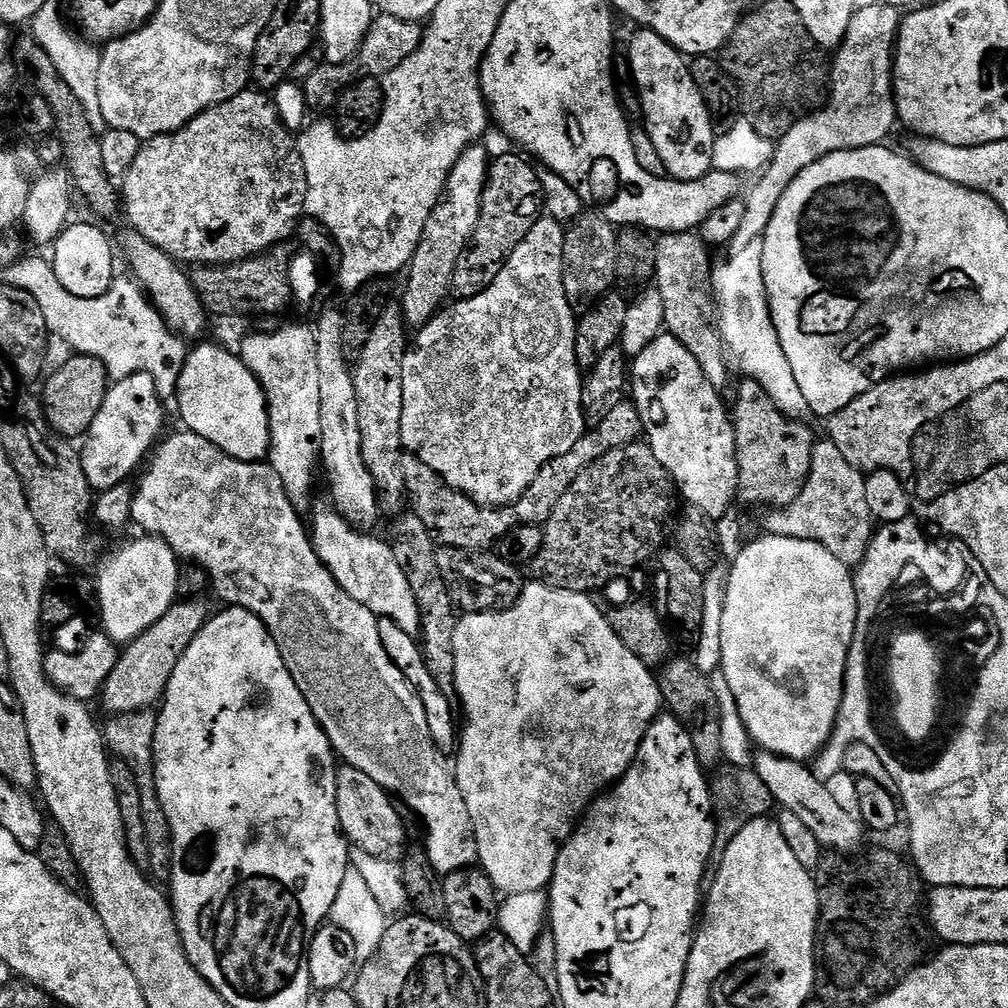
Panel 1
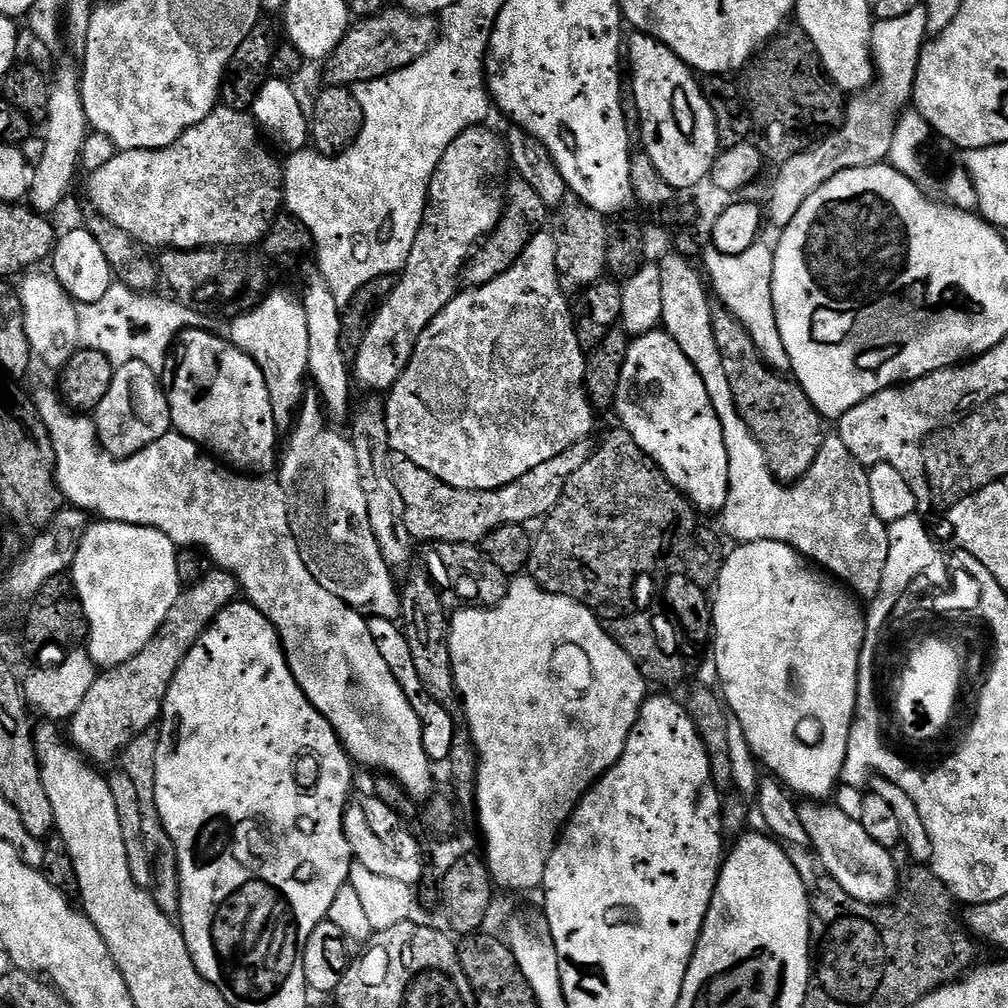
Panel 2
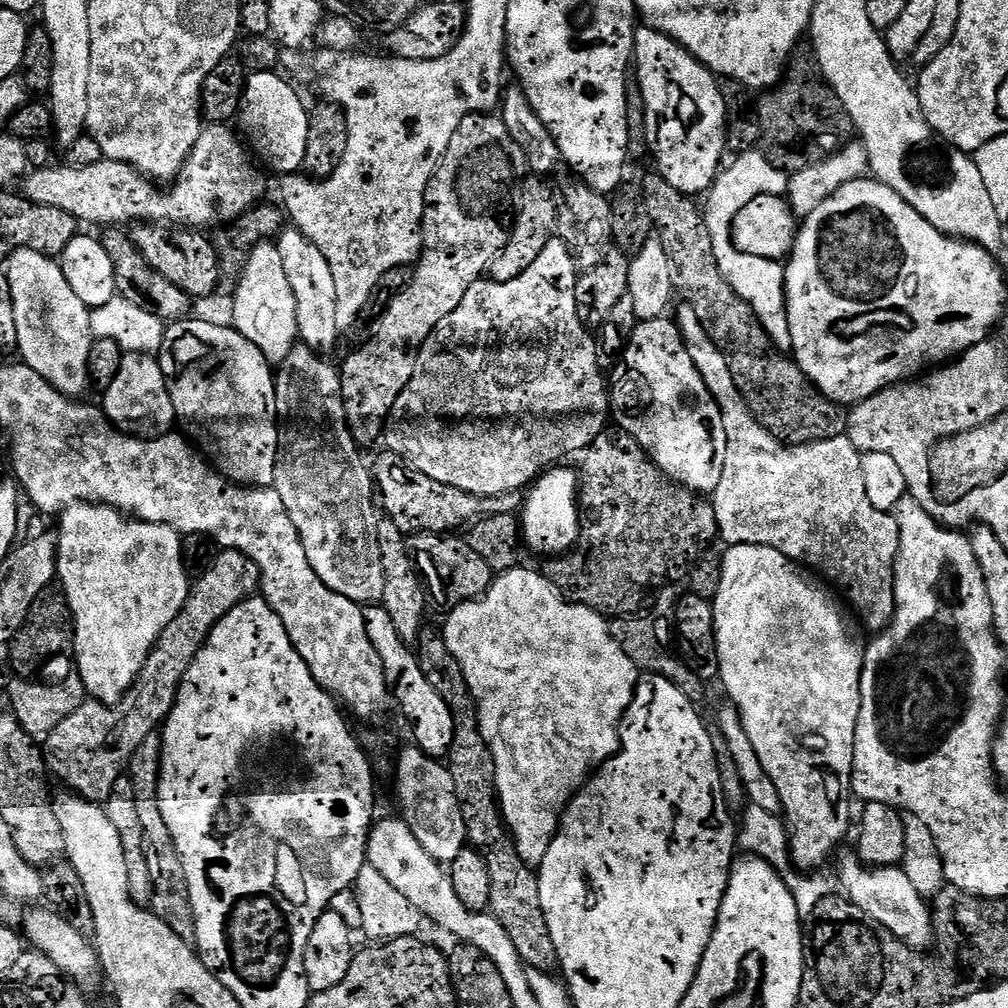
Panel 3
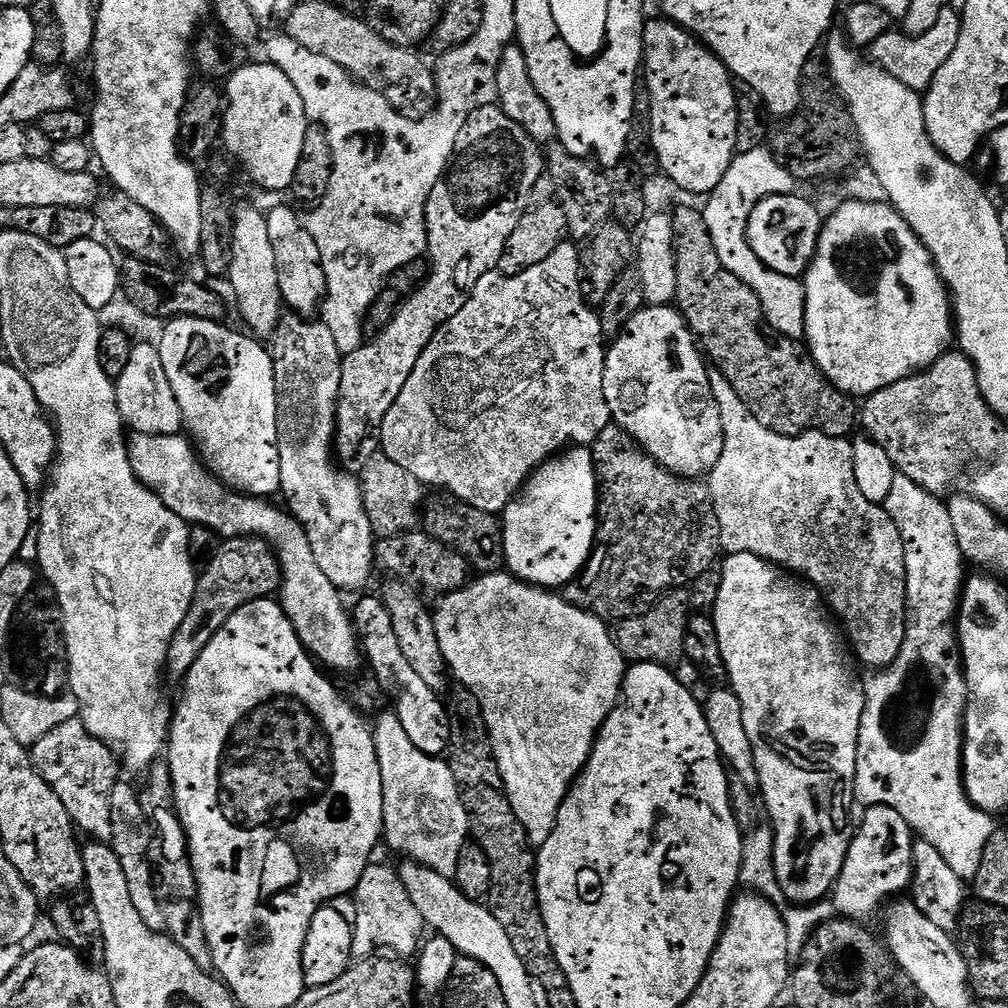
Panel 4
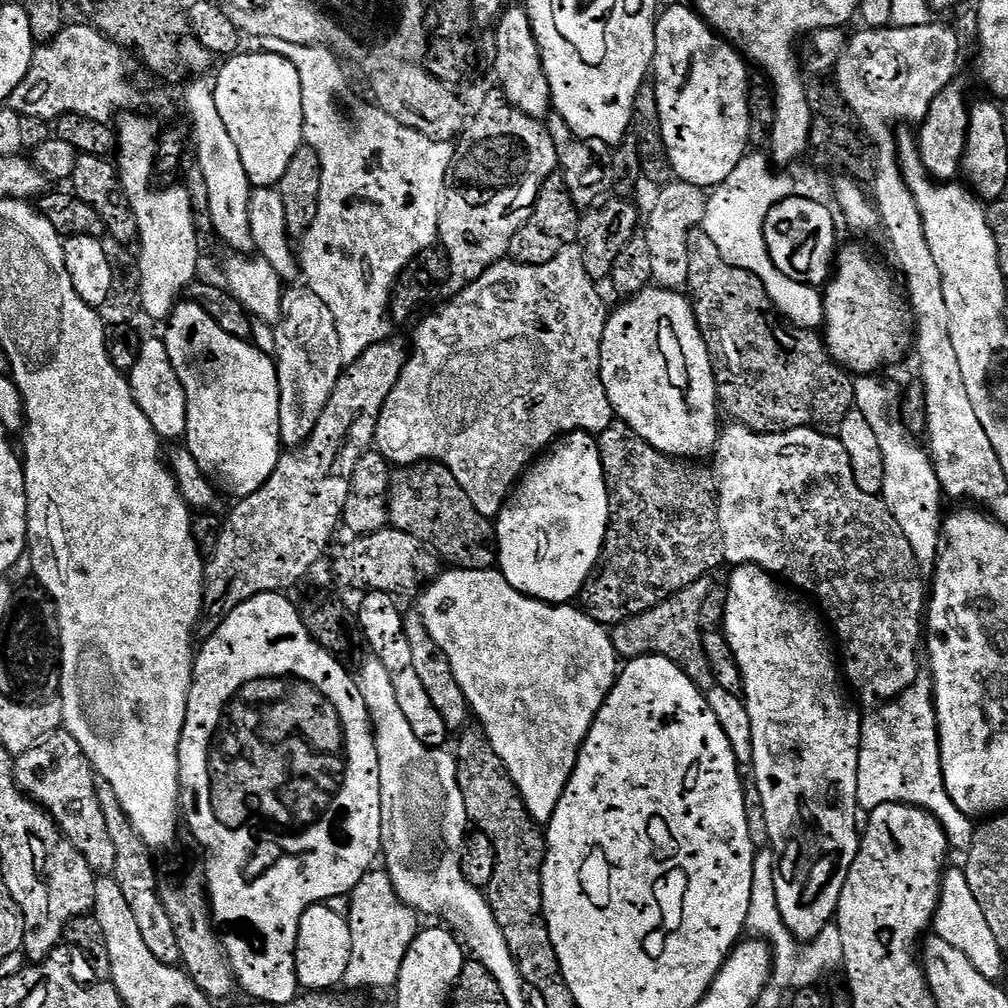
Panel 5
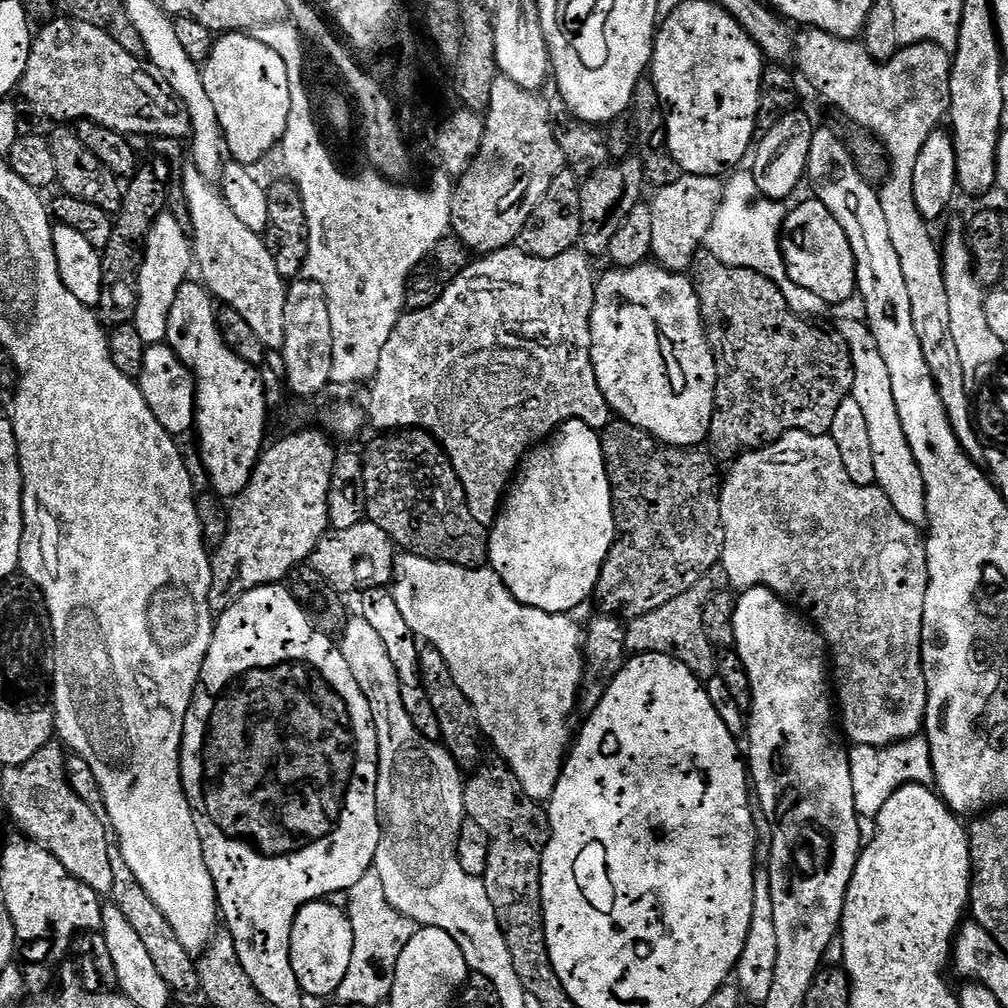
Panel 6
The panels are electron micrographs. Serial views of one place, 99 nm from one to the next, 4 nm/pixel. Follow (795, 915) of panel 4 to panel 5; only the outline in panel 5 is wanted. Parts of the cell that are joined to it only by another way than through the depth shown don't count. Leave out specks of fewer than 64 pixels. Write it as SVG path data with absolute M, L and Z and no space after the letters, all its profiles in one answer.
M771 847L757 851L754 858L754 882L750 886L750 910L748 911L749 933L767 942L772 950L772 972L767 986L763 989L772 992L772 996L783 999L788 993L798 992L804 987L813 987L824 974L837 970L843 965L844 951L842 950L842 934L833 922L827 924L804 950L801 943L793 936L786 926L782 914L778 910L778 898L774 894L774 870L776 869L776 855Z

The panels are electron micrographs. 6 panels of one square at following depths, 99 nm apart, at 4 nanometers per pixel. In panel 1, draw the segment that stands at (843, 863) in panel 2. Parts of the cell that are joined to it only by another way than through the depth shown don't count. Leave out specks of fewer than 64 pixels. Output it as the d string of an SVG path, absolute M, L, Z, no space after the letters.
M761 751L755 757L754 771L757 778L764 783L764 788L770 790L773 801L781 809L796 814L799 821L814 834L821 849L833 848L844 856L859 850L860 843L866 837L864 825L860 821L854 821L838 807L825 785L818 782L809 767L792 760L784 760L772 752Z

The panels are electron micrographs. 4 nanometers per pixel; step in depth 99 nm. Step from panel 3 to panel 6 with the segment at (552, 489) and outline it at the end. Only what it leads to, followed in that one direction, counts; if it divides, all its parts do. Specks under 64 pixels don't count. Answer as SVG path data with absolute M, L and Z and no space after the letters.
M580 419L568 420L556 429L554 435L547 442L533 447L525 455L507 493L506 499L501 503L501 509L497 513L495 524L491 525L488 538L488 564L492 571L502 578L502 582L514 594L518 602L522 602L531 608L537 608L543 612L559 612L561 614L575 613L575 608L579 604L589 603L590 597L595 593L596 583L600 577L600 571L604 565L604 559L608 557L608 551L612 549L612 543L616 541L612 534L612 520L610 520L610 504L608 504L608 488L606 488L606 478L602 470L602 442L600 432L595 428L586 426L586 422Z

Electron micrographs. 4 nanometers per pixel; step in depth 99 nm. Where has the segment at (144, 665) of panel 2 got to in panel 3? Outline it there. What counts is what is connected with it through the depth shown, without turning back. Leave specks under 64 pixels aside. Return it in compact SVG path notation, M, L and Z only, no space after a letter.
M225 548L223 550L217 551L215 555L212 557L212 564L208 569L200 576L195 577L194 583L189 587L188 597L186 598L186 602L182 606L182 610L177 614L174 618L174 622L170 622L165 626L162 630L162 634L156 640L156 644L150 650L150 654L146 658L146 662L142 666L142 670L138 674L138 678L132 683L132 688L127 692L126 695L120 700L118 704L102 704L99 700L94 700L91 698L85 699L85 702L82 706L78 706L78 710L74 710L74 714L70 714L70 718L66 718L62 722L58 722L58 726L54 726L54 730L48 733L46 739L42 744L42 751L44 753L44 758L46 761L46 767L51 773L53 777L56 776L61 780L63 787L65 789L71 790L76 793L76 795L80 796L84 800L91 800L93 802L107 802L110 798L110 794L112 793L112 787L114 786L114 782L118 782L118 778L120 776L125 775L126 769L128 767L128 763L132 761L132 755L138 750L138 746L142 746L142 742L146 742L146 738L150 738L150 734L154 731L157 731L163 725L164 721L168 719L168 715L170 714L170 710L174 706L174 702L176 701L176 692L180 689L180 683L182 682L182 678L186 674L186 670L190 670L190 666L194 662L194 658L200 652L200 647L208 641L208 636L212 633L212 628L218 621L222 618L226 618L226 614L230 614L230 610L234 610L234 606L238 606L244 600L253 599L257 595L258 589L260 586L260 571L258 570L258 566L252 561L247 560L245 556L236 551L235 548Z

